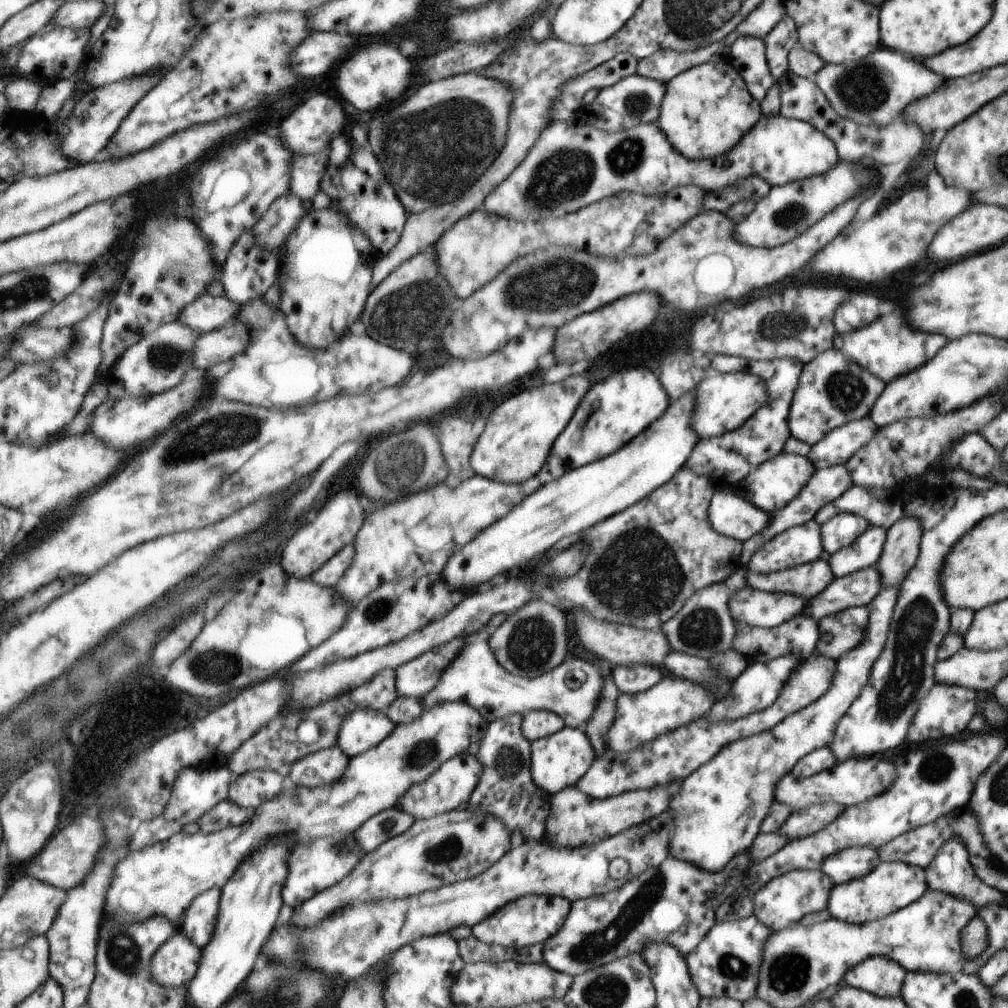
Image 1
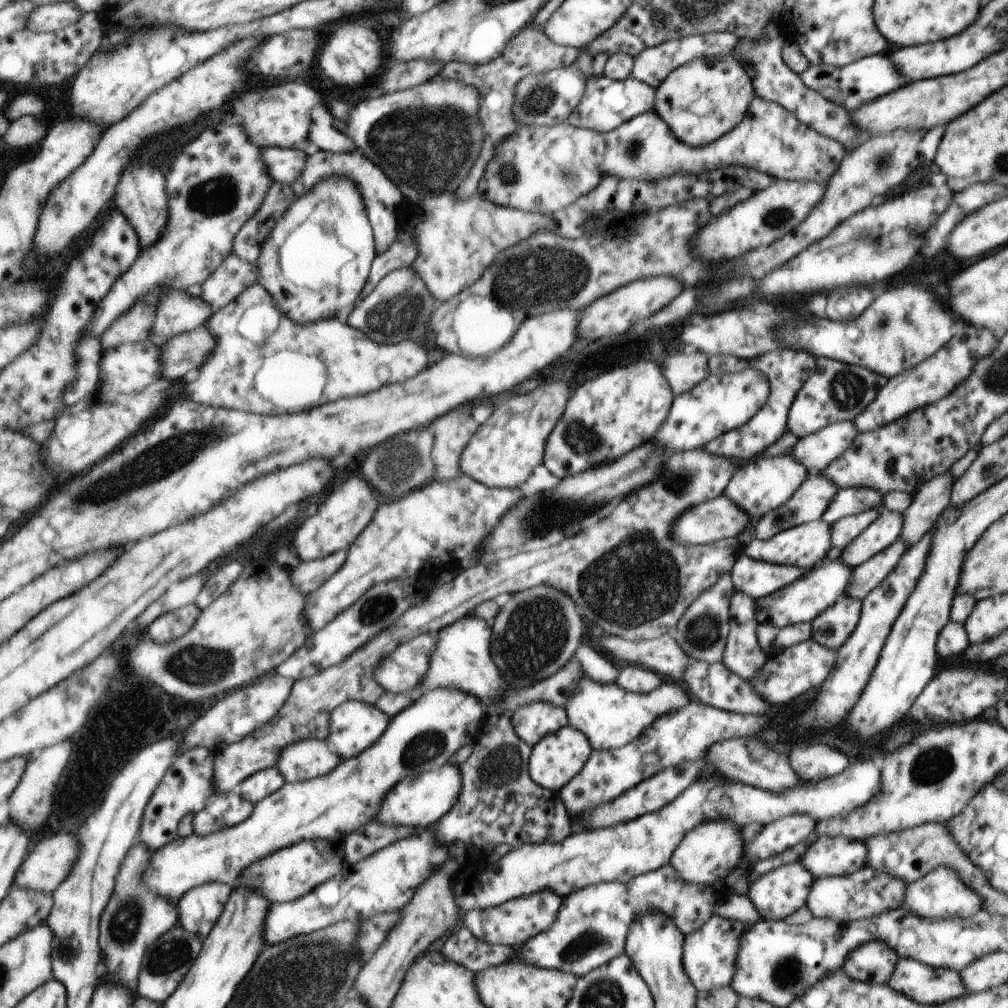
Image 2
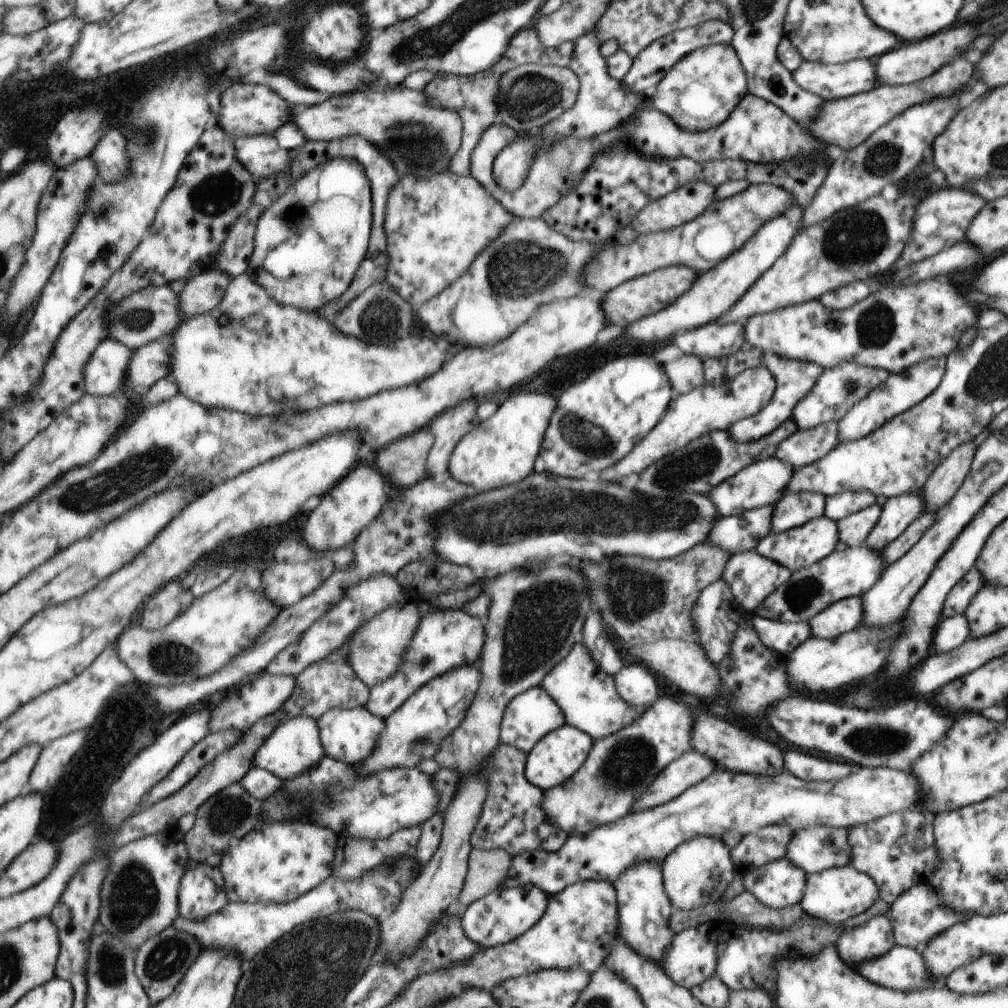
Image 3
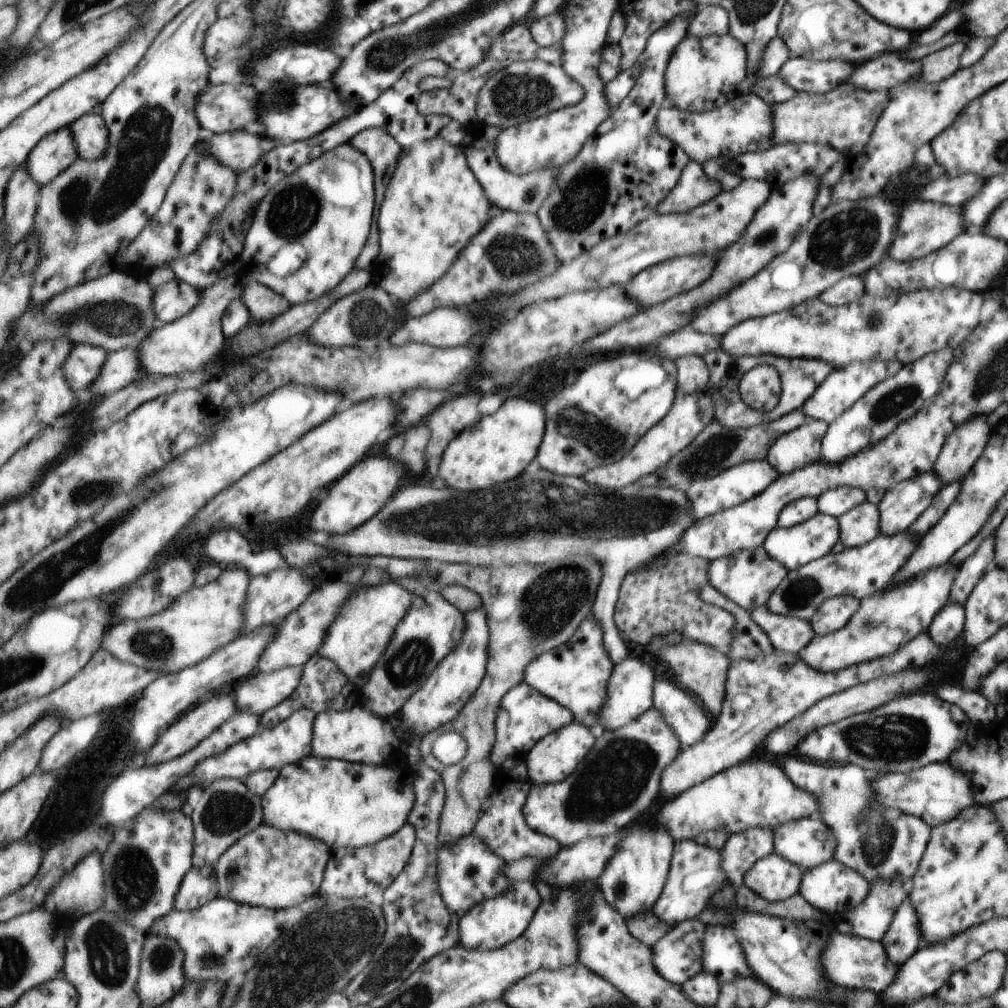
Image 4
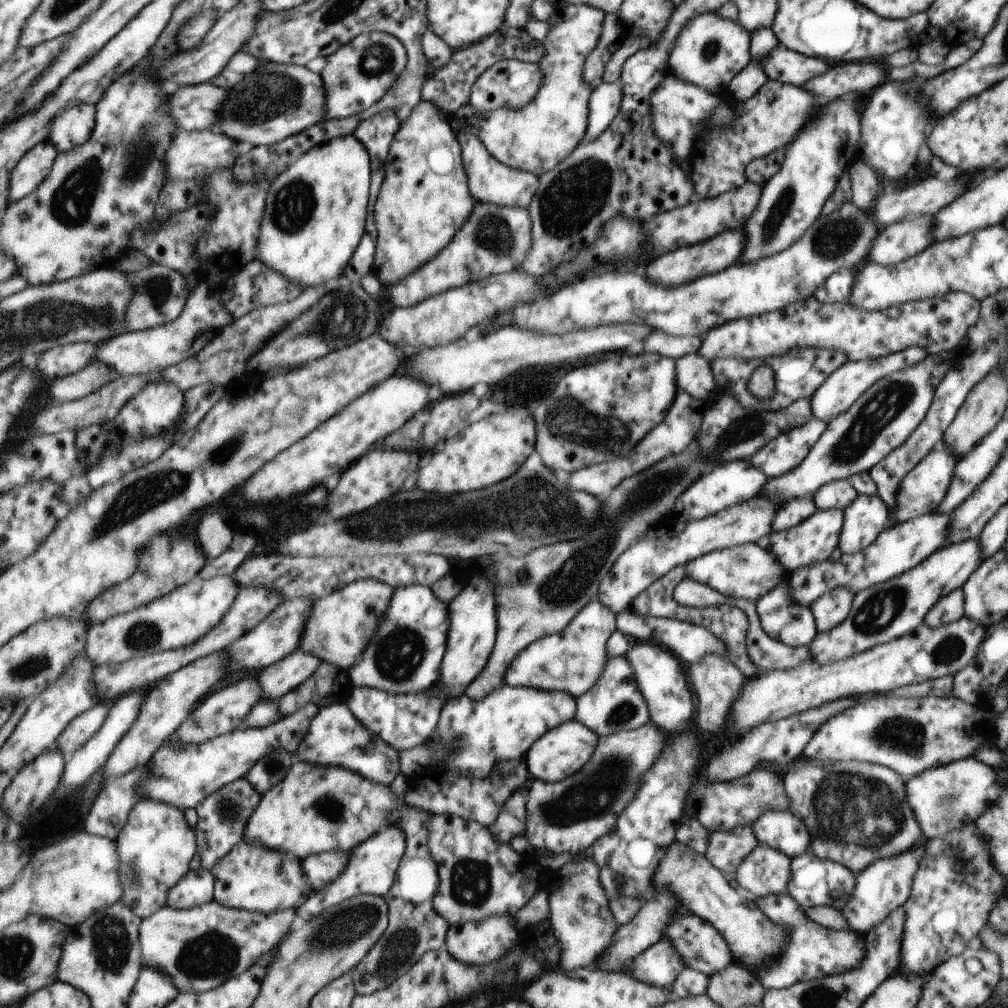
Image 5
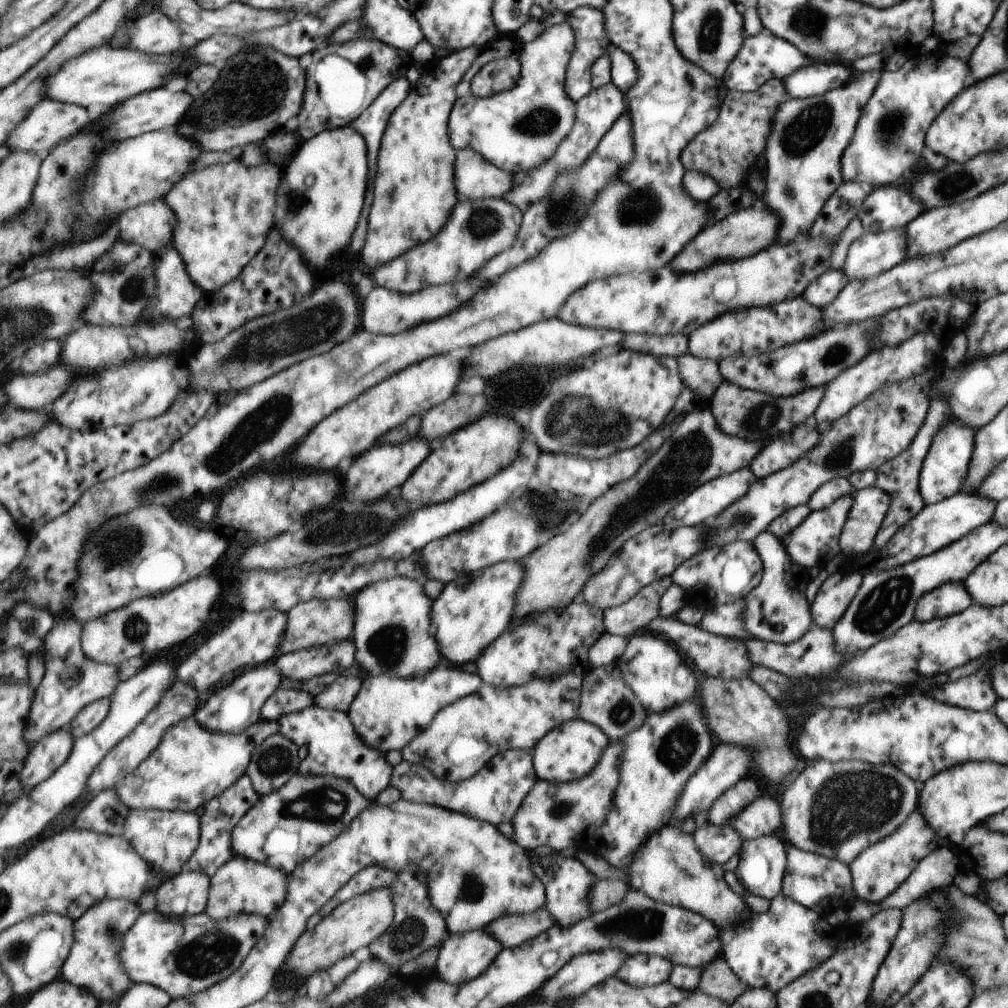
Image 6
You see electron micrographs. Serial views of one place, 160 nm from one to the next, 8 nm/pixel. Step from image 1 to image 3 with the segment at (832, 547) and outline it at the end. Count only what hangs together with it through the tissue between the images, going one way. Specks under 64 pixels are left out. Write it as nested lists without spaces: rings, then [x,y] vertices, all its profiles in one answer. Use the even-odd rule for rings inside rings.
[[[873,504],[837,522],[838,540],[848,547],[859,547],[881,516],[881,507]]]

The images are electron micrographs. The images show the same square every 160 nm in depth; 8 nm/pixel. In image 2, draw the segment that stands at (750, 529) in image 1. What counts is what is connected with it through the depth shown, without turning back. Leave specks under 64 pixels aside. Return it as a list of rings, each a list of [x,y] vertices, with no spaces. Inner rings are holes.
[[[723,496],[712,498],[688,509],[681,517],[672,523],[671,538],[676,543],[705,544],[721,538],[738,538],[749,526],[755,524],[753,518],[740,509],[731,499]]]

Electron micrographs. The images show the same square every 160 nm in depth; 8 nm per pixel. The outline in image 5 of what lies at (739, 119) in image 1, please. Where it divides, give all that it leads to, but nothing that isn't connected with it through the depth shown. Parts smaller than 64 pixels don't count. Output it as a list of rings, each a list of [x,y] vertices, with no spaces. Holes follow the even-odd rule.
[[[705,12],[689,18],[672,43],[668,55],[669,73],[675,78],[701,86],[704,90],[720,94],[719,88],[730,84],[733,76],[749,63],[749,34],[737,20],[721,18],[714,12]]]

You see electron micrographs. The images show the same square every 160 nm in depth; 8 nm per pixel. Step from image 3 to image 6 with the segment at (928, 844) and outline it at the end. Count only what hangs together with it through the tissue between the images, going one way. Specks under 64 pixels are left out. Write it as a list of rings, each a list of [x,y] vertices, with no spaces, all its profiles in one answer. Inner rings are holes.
[[[818,759],[787,784],[781,792],[780,802],[780,833],[791,847],[849,864],[867,846],[875,845],[897,830],[897,826],[915,810],[918,785],[890,765]]]

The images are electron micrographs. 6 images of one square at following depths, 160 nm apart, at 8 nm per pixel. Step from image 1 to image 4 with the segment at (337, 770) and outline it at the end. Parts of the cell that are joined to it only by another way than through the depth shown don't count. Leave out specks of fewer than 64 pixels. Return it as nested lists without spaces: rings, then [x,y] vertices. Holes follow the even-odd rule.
[[[301,708],[296,710],[281,724],[266,728],[257,736],[239,741],[218,757],[204,760],[199,766],[196,766],[196,769],[189,776],[181,779],[178,786],[171,791],[188,793],[193,786],[203,788],[207,783],[222,778],[239,779],[245,783],[250,774],[258,770],[281,770],[290,764],[297,764],[301,759],[313,754],[315,722],[317,722],[317,714],[313,709]]]

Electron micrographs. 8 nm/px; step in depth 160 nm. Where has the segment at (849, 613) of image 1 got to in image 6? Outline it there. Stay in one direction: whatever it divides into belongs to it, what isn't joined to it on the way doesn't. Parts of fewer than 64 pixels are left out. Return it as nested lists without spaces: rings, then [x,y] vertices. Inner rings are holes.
[[[860,571],[850,574],[835,572],[825,578],[809,605],[814,625],[830,630],[842,619],[861,588],[862,575]]]

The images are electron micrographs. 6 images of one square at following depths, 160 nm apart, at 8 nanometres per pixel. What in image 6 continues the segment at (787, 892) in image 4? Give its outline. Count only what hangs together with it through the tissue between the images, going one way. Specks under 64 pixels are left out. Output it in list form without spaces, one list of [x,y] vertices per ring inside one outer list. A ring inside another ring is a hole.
[[[777,836],[743,840],[733,873],[747,893],[771,901],[782,889],[785,872],[785,846]]]

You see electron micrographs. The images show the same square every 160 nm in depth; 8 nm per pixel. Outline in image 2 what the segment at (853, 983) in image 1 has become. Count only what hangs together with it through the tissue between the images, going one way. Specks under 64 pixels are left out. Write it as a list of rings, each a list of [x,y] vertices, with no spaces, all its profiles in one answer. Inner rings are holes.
[[[870,941],[847,956],[842,971],[862,983],[885,985],[894,972],[898,955],[881,941]]]

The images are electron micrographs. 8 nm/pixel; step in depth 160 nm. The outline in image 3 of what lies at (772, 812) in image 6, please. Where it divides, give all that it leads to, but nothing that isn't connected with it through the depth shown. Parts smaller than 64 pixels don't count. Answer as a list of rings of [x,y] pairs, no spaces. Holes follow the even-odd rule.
[[[813,825],[796,830],[784,857],[808,875],[851,862],[849,829]]]

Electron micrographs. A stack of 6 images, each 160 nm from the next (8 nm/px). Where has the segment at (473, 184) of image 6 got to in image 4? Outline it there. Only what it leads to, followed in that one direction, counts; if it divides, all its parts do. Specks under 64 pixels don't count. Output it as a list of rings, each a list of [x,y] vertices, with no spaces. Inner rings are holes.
[[[476,121],[467,128],[466,137],[462,142],[465,156],[467,156],[467,164],[469,164],[471,172],[479,179],[479,184],[483,185],[487,198],[492,202],[493,207],[536,215],[538,206],[556,186],[556,175],[560,172],[559,167],[537,169],[521,176],[505,170],[495,149],[495,142],[501,130],[498,126],[484,125],[480,121]]]

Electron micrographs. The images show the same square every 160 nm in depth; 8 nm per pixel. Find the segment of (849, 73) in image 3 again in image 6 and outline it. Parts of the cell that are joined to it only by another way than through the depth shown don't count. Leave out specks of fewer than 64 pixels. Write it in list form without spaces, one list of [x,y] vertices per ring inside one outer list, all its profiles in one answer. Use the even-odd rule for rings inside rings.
[[[762,30],[758,35],[747,37],[743,42],[735,62],[731,62],[731,66],[728,67],[723,84],[729,91],[751,92],[757,90],[769,78],[785,81],[787,77],[791,77],[812,62],[786,39]]]

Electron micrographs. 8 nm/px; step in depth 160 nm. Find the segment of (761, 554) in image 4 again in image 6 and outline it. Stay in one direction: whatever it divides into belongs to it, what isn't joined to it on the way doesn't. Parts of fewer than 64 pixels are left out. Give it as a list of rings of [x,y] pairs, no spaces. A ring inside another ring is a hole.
[[[731,540],[723,546],[703,548],[701,552],[683,561],[670,577],[673,584],[684,590],[687,606],[705,610],[717,603],[743,599],[750,590],[754,590],[762,581],[762,561],[752,543]]]

